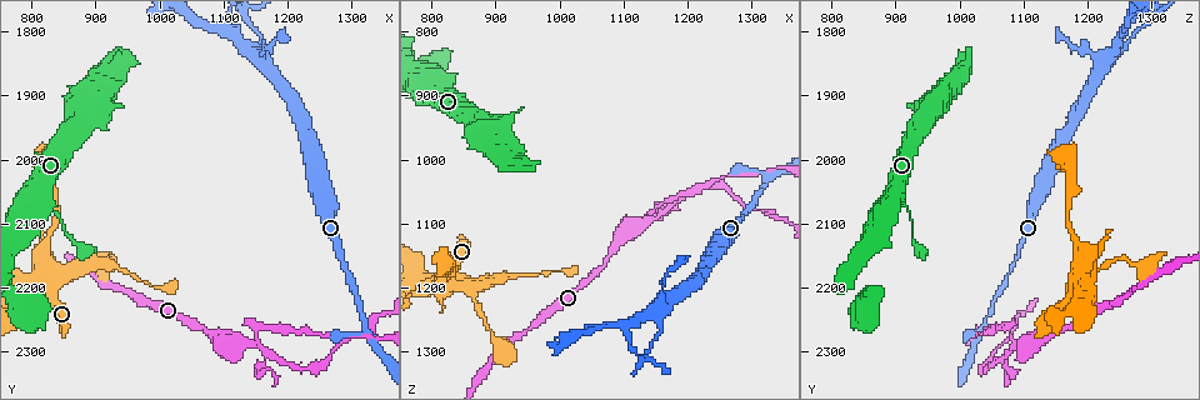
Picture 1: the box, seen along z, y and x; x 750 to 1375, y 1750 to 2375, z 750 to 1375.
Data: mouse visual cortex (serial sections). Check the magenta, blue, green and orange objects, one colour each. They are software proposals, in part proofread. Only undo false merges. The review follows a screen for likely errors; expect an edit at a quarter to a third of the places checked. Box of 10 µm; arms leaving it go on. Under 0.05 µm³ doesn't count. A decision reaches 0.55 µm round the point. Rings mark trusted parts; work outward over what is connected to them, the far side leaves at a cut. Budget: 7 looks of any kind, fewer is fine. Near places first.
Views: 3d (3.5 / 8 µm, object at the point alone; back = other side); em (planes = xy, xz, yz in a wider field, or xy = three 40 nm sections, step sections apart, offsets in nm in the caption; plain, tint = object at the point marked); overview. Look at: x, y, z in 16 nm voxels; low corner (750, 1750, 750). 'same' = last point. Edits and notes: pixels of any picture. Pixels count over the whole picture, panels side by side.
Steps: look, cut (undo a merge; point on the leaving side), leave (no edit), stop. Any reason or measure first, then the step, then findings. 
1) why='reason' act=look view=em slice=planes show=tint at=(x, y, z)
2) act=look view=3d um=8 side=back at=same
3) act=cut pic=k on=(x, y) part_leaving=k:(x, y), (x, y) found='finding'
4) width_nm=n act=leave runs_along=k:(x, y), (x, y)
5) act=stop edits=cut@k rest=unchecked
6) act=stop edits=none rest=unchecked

why='sharp bend' act=look view=3d um=3.5 at=(820, 2195, 1185)

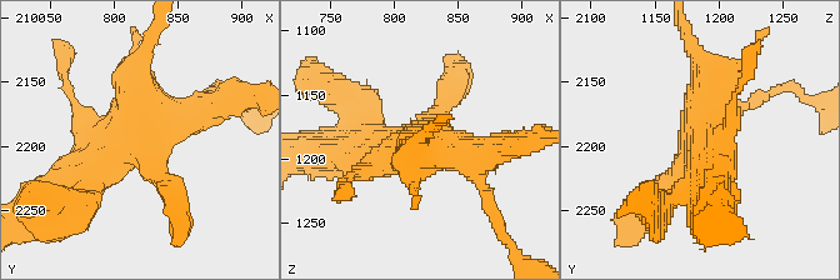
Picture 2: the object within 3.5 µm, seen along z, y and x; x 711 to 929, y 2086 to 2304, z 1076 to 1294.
act=look view=em slice=xy step=5 show=tint at=(822, 2194, 1182)

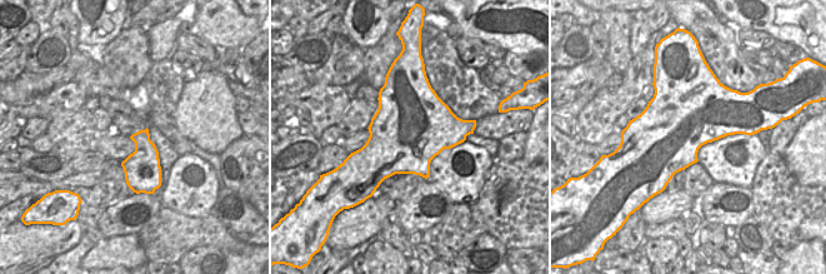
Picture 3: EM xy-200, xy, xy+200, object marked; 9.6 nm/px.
act=leave runs_along=2:(650, 194), (695, 148), (701, 60) found='one cell here'

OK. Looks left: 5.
why='calibre changes' act=look view=3d um=3.5 at=(925, 1870, 1000)

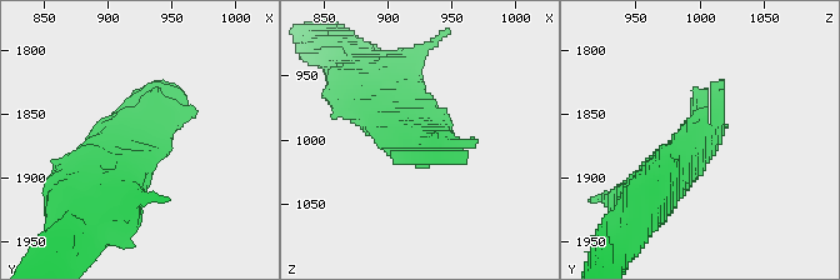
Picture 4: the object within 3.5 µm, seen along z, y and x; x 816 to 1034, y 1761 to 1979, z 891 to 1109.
act=leave runs_along=4:(646, 203), (718, 126), (720, 80) found='one cell here'

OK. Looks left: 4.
why='thin arm on a thick one' act=look view=3d um=3.5 at=(1145, 1830, 1240)

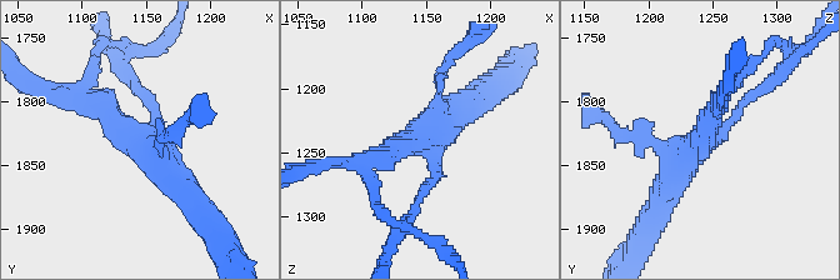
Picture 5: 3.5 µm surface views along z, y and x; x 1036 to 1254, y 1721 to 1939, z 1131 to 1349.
why='shape alone is not enough' act=look view=em slice=planes show=tint at=(1144, 1834, 1238)

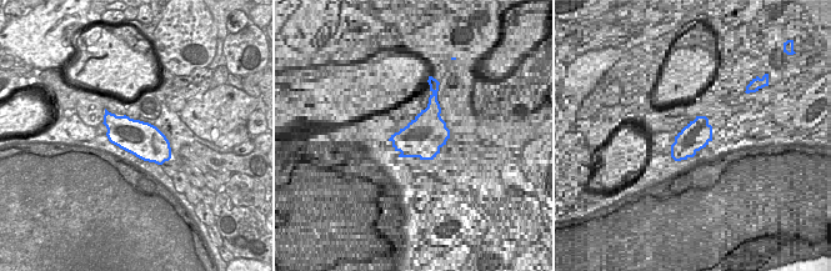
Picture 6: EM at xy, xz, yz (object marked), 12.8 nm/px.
act=leave runs_along=5:(193, 200), (146, 146), (74, 96) found='one cell here'

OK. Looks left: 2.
act=stop edits=none rest=unchecked

